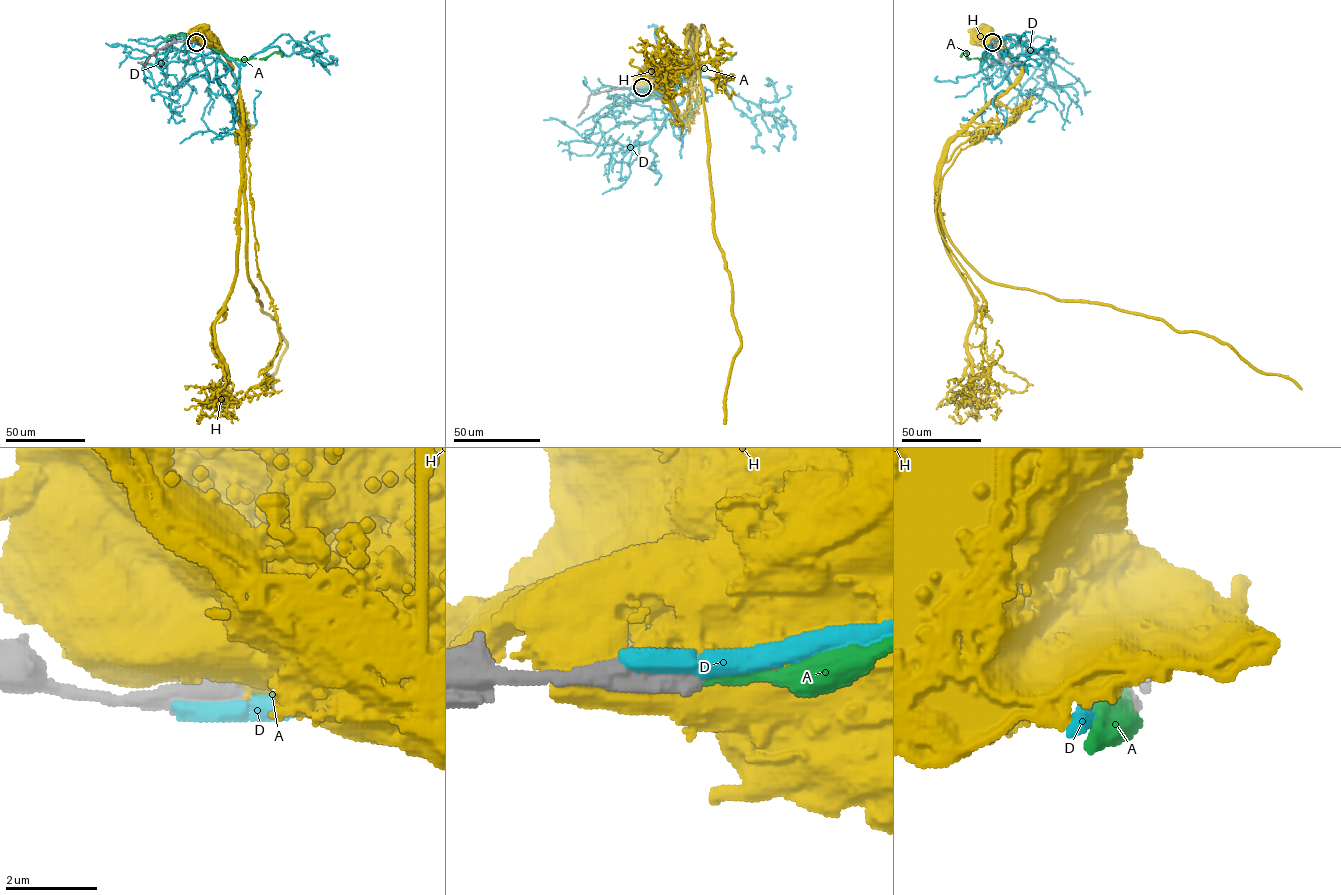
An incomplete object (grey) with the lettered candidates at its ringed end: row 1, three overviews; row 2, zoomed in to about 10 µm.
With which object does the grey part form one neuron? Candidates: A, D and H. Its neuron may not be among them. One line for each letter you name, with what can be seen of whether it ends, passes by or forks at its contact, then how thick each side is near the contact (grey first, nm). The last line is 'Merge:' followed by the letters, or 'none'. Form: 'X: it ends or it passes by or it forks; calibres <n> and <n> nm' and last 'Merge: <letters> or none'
A: it ends; calibres 600 and 320 nm
Merge: A

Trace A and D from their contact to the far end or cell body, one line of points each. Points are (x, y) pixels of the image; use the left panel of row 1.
A: (196, 41), (227, 56), (192, 36), (171, 34), (163, 39)
D: (195, 42), (233, 60), (239, 85), (214, 52), (150, 56), (144, 67), (175, 122), (184, 119)

